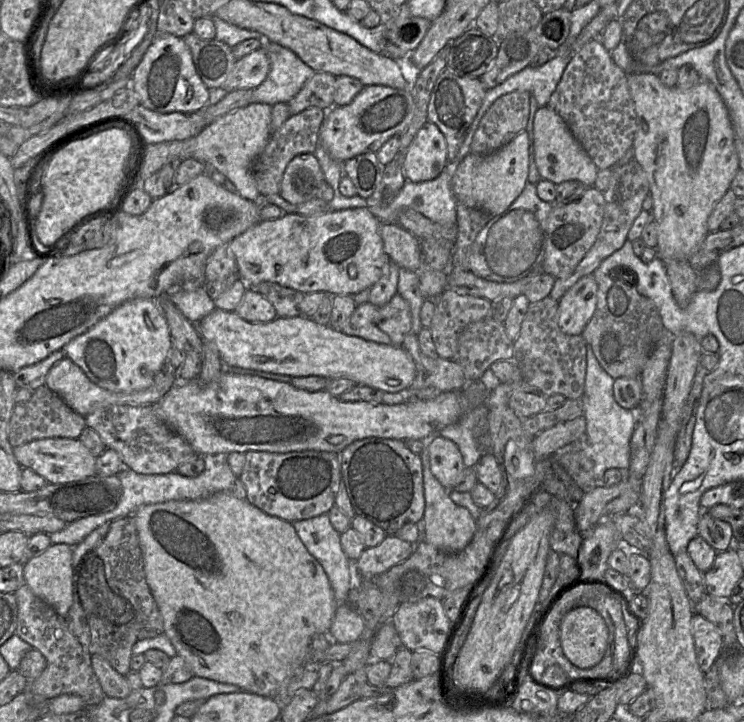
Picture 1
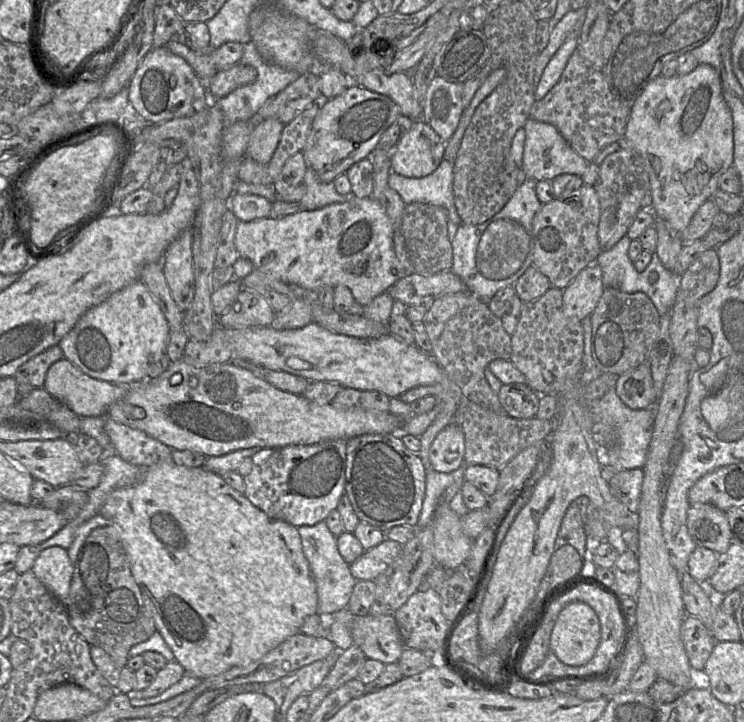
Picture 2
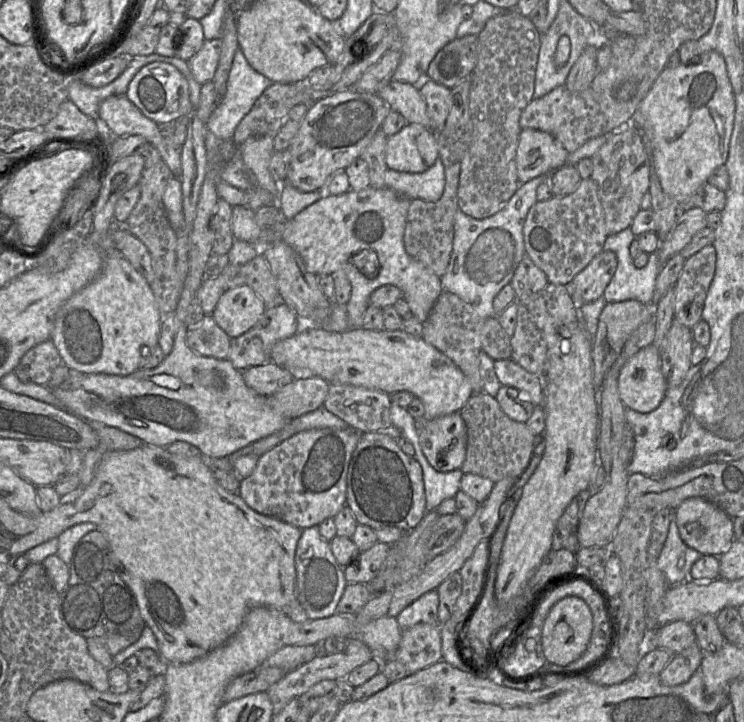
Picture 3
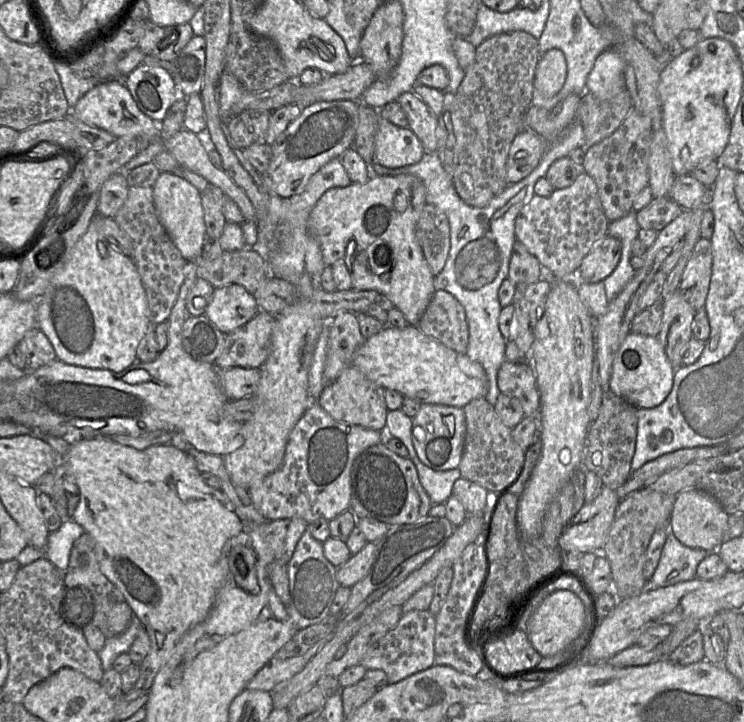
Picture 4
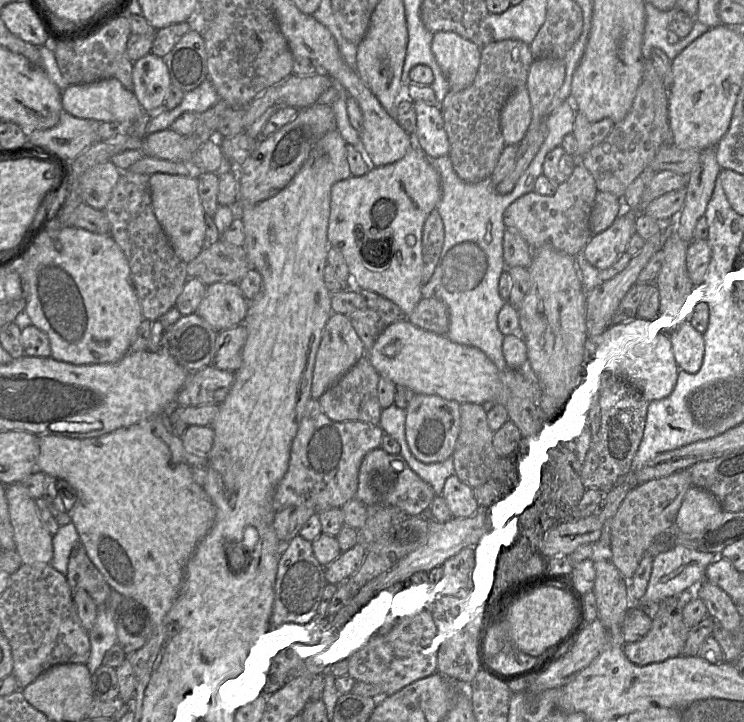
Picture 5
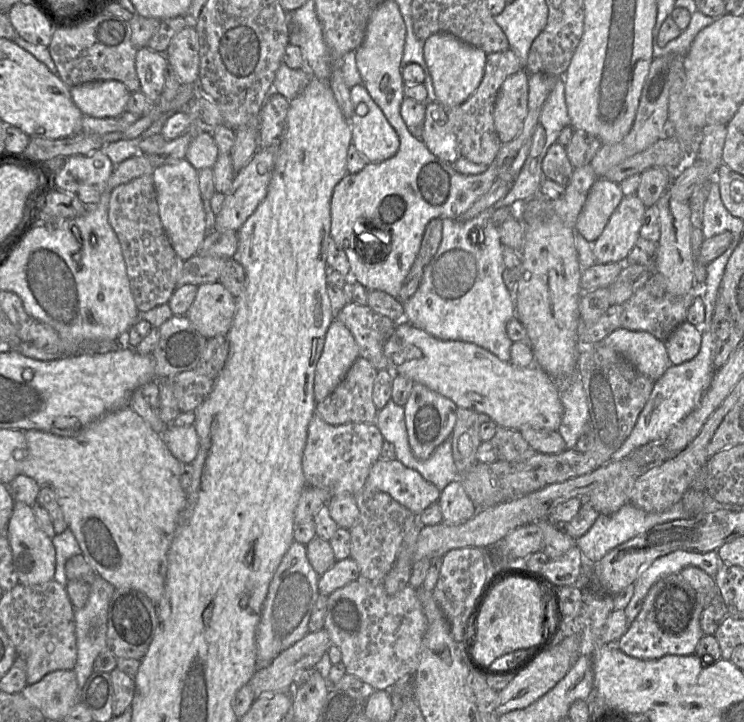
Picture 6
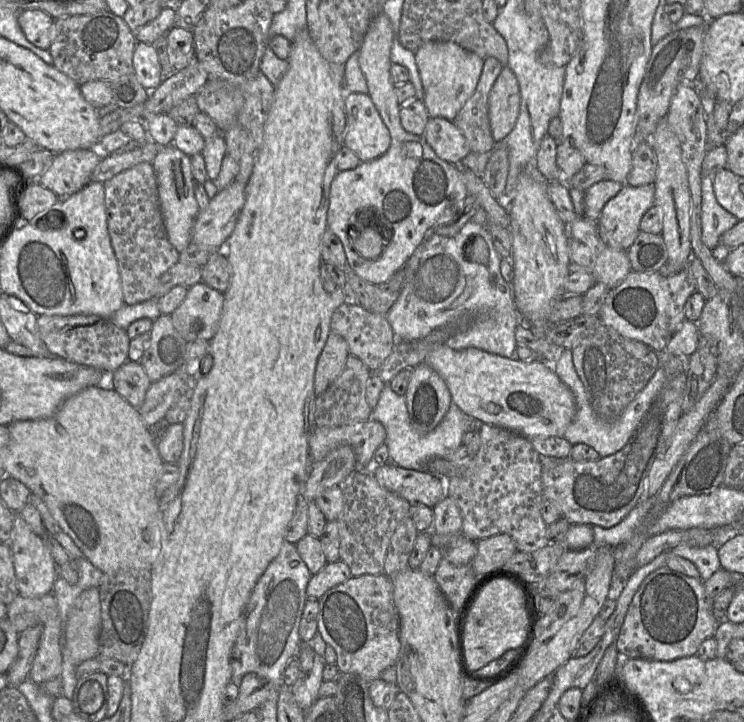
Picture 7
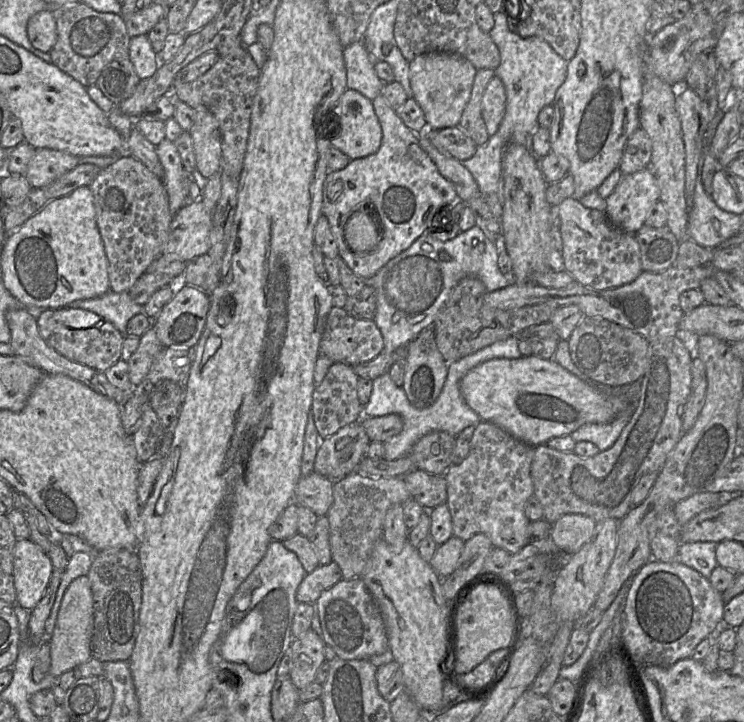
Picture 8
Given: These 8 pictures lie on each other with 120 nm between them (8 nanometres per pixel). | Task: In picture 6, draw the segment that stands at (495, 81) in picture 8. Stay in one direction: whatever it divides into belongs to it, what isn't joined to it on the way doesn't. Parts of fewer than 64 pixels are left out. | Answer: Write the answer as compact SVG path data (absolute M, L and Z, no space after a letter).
M522 69L508 76L498 91L493 117L502 143L513 140L523 128L528 114L529 75Z

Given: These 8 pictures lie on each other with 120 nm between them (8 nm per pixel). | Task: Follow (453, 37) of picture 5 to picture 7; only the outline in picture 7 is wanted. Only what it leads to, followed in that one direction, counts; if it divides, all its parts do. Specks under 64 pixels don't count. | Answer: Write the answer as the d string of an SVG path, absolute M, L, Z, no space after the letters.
M429 41L415 53L415 61L424 89L422 101L429 116L453 121L474 93L484 60L454 42Z

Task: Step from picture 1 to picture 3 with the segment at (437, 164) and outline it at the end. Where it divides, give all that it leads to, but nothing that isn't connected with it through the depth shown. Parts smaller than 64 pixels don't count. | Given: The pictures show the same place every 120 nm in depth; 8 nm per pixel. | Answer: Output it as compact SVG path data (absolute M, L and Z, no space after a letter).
M407 124L398 133L387 137L386 164L391 170L422 173L438 157L436 135L420 124Z

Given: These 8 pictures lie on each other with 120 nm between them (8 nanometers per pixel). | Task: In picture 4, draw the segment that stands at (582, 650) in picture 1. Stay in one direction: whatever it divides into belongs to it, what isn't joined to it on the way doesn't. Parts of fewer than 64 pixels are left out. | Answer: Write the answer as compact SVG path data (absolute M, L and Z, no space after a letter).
M559 590L548 596L528 621L527 634L531 645L542 656L555 656L580 637L585 627L586 610L581 599L573 592Z

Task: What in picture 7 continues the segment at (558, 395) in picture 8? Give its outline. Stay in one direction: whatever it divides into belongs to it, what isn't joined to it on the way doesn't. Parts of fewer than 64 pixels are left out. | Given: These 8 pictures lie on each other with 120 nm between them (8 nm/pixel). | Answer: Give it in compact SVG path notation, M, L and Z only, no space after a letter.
M443 344L432 349L425 356L424 362L445 381L452 401L467 415L483 423L522 434L529 440L536 436L563 436L575 415L576 404L573 393L556 372L540 358L522 361L474 347L454 350Z

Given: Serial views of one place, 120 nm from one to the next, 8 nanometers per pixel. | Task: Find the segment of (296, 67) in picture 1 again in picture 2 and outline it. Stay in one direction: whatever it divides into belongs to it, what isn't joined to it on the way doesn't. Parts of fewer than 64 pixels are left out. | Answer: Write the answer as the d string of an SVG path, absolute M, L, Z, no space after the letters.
M252 41L243 44L243 47L243 55L239 62L254 67L257 70L257 79L253 83L238 87L228 95L215 101L215 105L223 113L223 128L237 121L248 121L270 97L285 89L301 76L295 70L267 62L260 55Z

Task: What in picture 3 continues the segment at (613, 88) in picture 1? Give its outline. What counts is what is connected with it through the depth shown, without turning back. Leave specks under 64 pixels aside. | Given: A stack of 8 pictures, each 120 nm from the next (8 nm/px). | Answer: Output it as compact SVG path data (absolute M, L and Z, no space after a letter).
M565 84L539 99L532 100L523 110L519 124L521 129L534 129L549 133L568 153L576 151L590 139L604 135L604 115L591 88L573 92Z

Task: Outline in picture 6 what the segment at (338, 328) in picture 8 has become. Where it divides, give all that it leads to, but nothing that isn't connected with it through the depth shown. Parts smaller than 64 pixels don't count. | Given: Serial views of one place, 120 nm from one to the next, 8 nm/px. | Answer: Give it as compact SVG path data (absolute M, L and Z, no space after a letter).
M348 302L336 319L353 335L361 357L367 359L378 371L387 369L388 363L383 349L396 327L392 319L375 312L368 305L362 306L353 302Z

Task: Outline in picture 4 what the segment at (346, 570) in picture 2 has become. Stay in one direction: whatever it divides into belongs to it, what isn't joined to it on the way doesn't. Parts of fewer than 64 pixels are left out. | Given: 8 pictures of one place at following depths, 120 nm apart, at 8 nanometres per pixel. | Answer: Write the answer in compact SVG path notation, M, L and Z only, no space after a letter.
M307 529L287 564L291 600L286 609L296 631L321 623L329 616L330 606L340 587L337 569L325 557L323 543L316 540Z

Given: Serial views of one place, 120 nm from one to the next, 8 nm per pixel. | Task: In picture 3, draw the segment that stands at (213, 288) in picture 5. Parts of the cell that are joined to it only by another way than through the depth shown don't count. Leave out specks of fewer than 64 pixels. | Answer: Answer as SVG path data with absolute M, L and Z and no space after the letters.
M249 286L227 289L211 316L231 338L237 338L254 327L267 310L263 300Z

